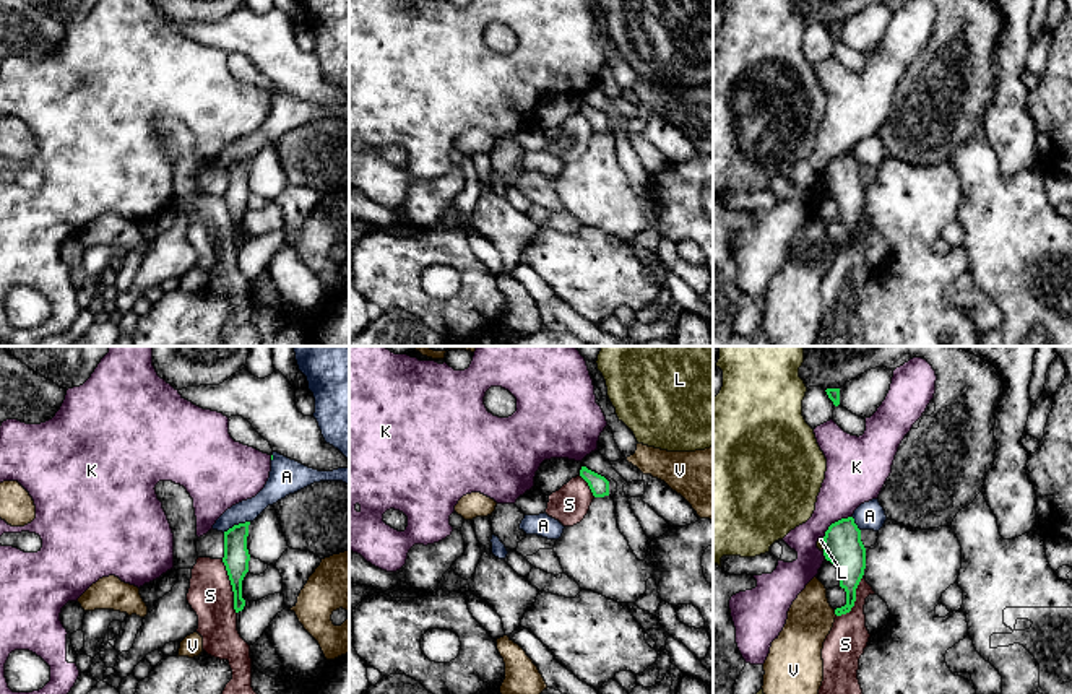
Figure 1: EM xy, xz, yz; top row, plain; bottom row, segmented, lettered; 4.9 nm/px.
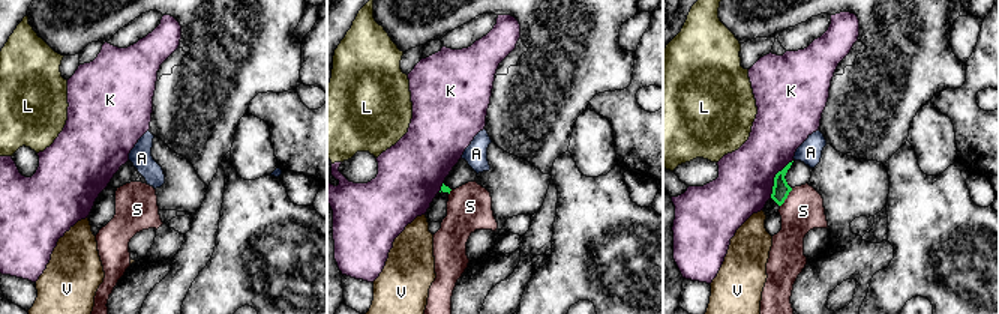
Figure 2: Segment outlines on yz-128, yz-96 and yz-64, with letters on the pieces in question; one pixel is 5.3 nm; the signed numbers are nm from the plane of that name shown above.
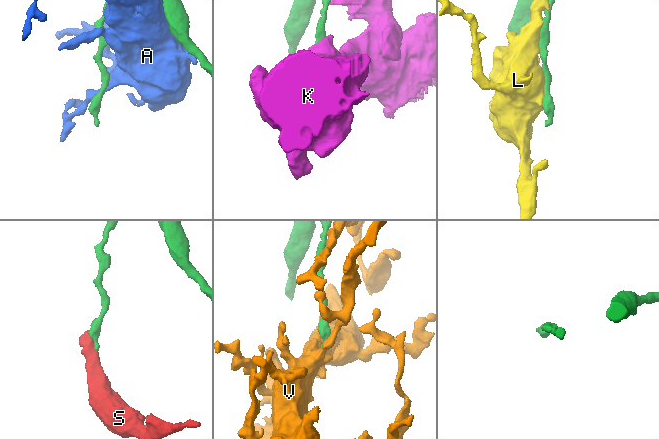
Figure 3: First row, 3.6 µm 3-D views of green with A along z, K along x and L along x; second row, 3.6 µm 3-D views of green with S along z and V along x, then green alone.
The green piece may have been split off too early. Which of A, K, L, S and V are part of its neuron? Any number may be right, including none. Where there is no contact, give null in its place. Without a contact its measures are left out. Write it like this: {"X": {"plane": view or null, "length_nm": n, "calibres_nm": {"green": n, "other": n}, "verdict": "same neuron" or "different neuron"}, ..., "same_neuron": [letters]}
{"A": {"plane": "xy", "length_nm": 150, "calibres_nm": {"green": 130, "other": 110}, "verdict": "different neuron"}, "K": {"plane": "yz", "length_nm": 190, "calibres_nm": {"green": 190, "other": 280}, "verdict": "different neuron"}, "L": {"plane": "yz", "length_nm": 60, "calibres_nm": {"green": 190, "other": 30}, "verdict": "different neuron"}, "S": {"plane": "xy", "length_nm": 280, "calibres_nm": {"green": 130, "other": 220}, "verdict": "different neuron"}, "V": {"plane": "yz", "length_nm": 40, "calibres_nm": {"green": 130, "other": 220}, "verdict": "different neuron"}, "same_neuron": []}

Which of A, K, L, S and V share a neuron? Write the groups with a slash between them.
A / K / L / S / V

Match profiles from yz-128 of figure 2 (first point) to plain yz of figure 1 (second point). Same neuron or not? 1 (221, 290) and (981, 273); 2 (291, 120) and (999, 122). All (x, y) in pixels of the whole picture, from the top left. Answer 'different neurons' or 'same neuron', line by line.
1: same neuron
2: different neurons

